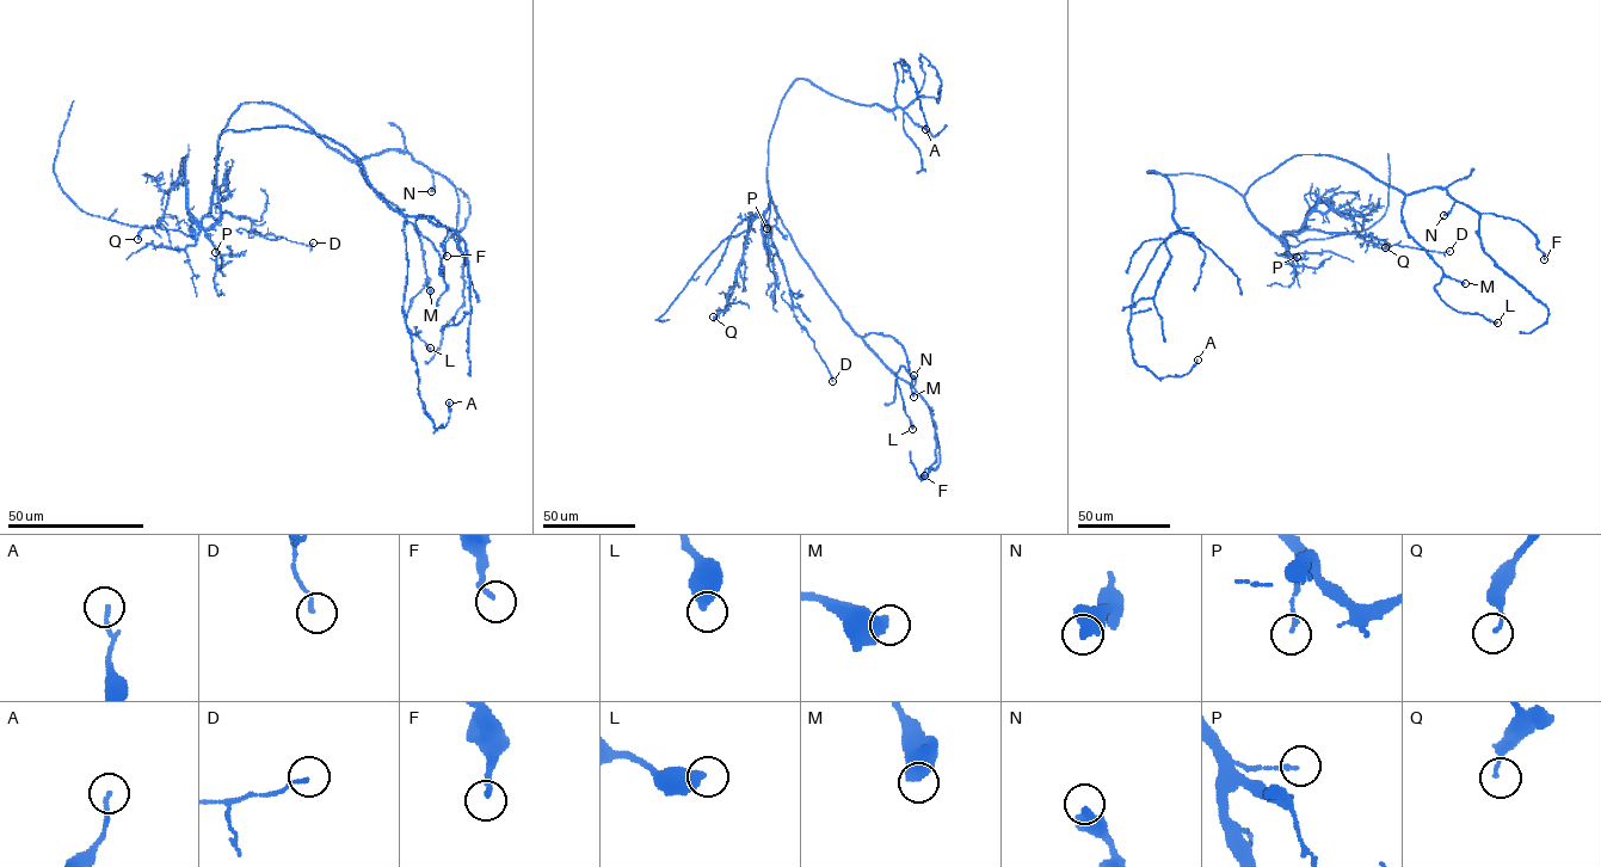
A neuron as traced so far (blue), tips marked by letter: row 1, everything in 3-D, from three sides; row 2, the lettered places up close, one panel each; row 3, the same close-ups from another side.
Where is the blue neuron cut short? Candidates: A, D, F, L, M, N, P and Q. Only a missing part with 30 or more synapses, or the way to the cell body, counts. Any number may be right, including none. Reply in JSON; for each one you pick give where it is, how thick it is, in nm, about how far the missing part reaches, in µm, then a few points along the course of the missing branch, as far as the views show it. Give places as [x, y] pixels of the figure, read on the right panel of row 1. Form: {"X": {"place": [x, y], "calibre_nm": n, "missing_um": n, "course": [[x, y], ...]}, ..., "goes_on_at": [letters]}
{"goes_on_at": []}

